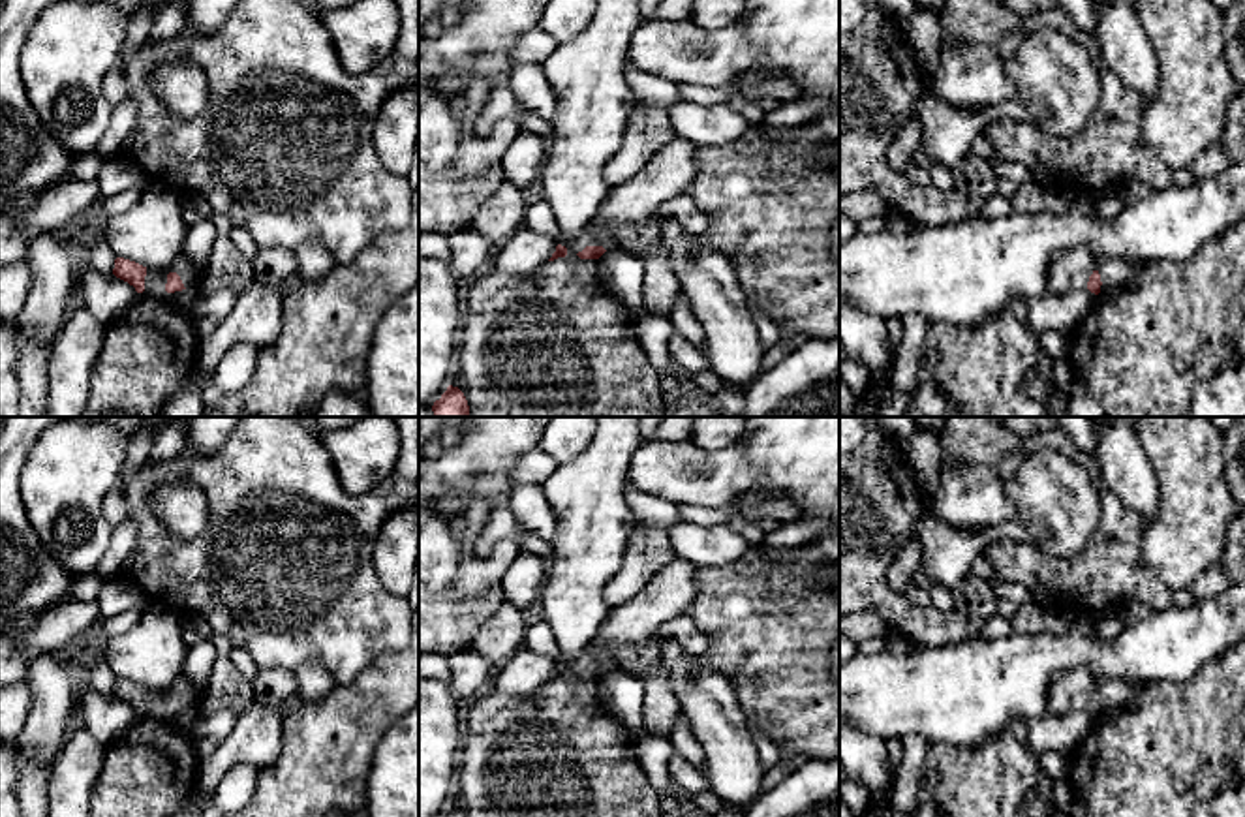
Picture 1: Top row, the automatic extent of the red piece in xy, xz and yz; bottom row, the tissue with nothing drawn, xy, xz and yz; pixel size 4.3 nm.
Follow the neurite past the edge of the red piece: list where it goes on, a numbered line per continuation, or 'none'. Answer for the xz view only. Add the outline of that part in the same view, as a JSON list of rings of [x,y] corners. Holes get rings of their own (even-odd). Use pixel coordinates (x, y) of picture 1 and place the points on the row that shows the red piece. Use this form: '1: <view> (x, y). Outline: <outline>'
1: xz (673, 169). Outline: [[[670,139],[631,180],[610,188],[592,224],[576,237],[560,239],[567,252],[597,244],[603,229],[612,244],[622,225],[640,227],[665,203],[691,190],[699,175],[697,146]],[[614,244],[616,246],[616,244]]]

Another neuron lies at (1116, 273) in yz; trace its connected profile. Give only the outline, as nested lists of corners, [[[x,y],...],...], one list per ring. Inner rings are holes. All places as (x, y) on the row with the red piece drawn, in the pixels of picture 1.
[[[1097,257],[1095,265],[1102,282],[1100,291],[1117,291],[1132,282],[1144,263],[1119,257]]]

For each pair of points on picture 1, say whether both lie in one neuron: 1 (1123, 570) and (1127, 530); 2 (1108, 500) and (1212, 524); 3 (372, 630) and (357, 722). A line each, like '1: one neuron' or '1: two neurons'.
1: one neuron
2: two neurons
3: two neurons

